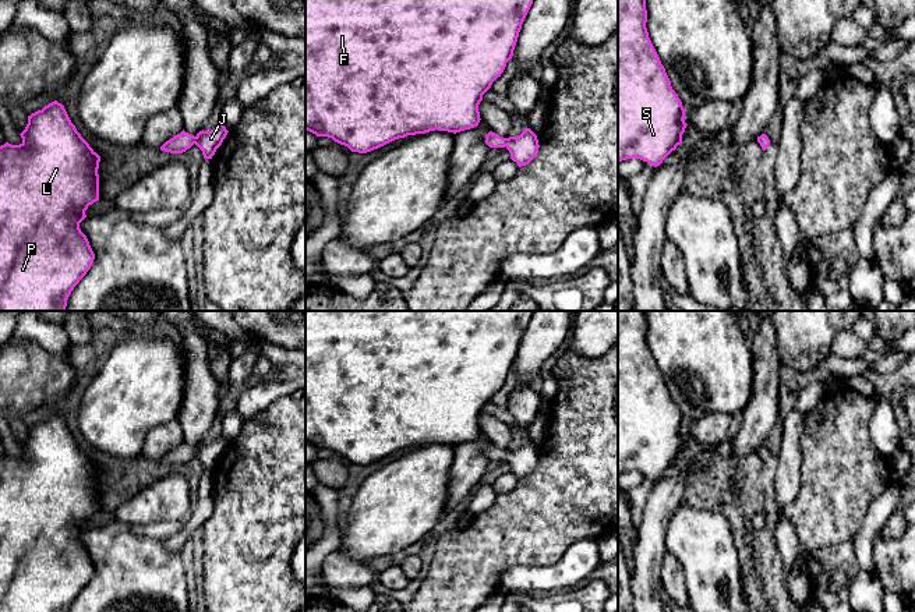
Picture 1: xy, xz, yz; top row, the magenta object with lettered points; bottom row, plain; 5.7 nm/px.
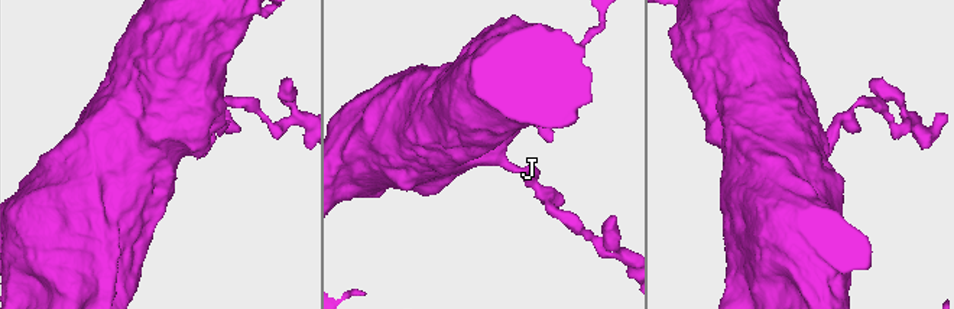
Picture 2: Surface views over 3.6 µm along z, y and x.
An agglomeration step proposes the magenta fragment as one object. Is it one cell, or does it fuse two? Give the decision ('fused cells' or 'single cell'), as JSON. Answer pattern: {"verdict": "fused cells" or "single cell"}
{"verdict": "single cell"}

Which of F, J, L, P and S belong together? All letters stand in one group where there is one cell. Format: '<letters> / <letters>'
F J L P S

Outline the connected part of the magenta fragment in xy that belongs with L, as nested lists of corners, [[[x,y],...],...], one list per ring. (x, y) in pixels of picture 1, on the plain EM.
[[[57,413],[28,428],[28,436],[20,447],[22,450],[20,457],[6,454],[0,459],[0,612],[68,612],[71,604],[91,581],[95,572],[95,566],[86,548],[81,544],[80,535],[86,530],[85,523],[88,519],[99,513],[98,481],[100,468],[81,449],[64,418]]]

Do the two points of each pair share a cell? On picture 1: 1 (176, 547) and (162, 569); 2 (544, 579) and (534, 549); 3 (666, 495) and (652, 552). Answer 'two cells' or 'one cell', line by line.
1: two cells
2: two cells
3: one cell

